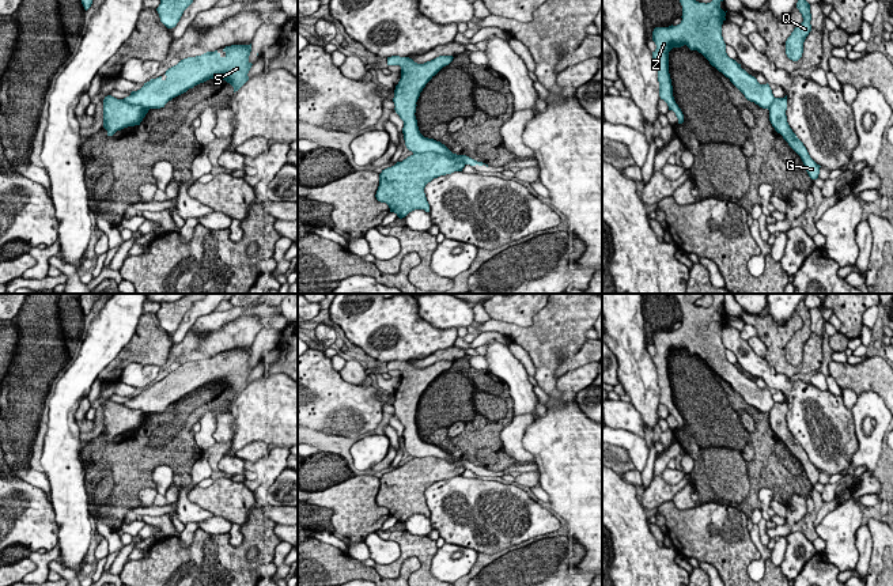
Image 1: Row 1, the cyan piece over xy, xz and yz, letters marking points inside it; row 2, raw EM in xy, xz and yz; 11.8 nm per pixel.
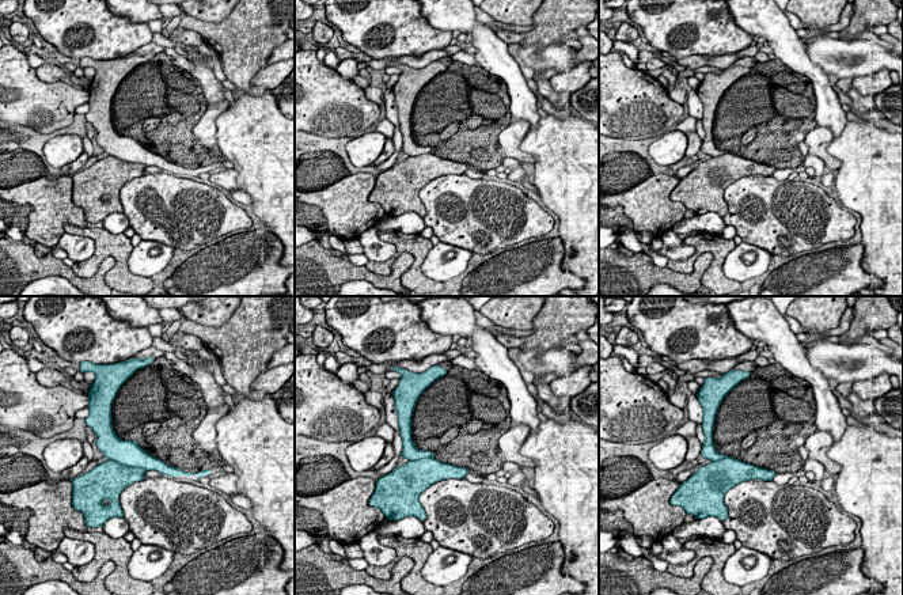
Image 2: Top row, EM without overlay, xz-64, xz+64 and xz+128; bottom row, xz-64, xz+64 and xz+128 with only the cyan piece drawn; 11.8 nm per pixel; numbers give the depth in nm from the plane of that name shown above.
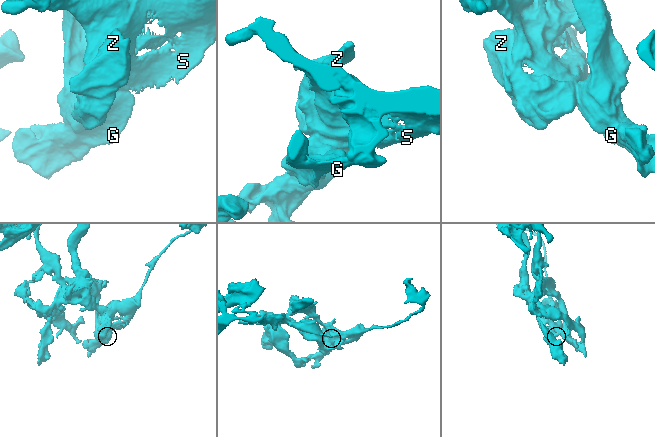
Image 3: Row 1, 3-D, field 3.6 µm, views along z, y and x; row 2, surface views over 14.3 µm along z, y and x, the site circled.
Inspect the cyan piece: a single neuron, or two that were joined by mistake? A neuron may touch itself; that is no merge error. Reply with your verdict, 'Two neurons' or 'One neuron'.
Two neurons

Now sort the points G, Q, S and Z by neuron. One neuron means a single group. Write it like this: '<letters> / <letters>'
G Q / S Z

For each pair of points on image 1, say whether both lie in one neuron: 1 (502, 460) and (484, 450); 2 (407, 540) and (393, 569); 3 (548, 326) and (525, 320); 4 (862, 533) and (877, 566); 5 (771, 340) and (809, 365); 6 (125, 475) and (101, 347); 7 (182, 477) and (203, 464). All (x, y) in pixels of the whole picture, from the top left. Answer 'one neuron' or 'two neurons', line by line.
1: one neuron
2: one neuron
3: two neurons
4: two neurons
5: one neuron
6: two neurons
7: two neurons

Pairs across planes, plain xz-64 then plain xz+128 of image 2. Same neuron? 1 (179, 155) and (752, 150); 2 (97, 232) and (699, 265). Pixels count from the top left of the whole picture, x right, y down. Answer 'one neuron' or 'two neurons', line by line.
1: one neuron
2: two neurons

